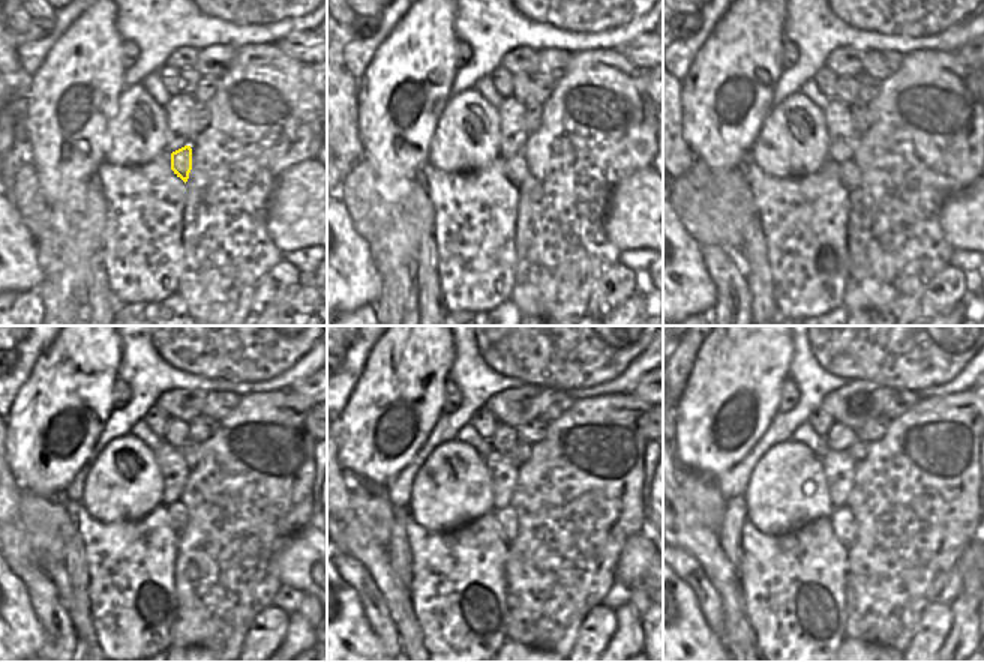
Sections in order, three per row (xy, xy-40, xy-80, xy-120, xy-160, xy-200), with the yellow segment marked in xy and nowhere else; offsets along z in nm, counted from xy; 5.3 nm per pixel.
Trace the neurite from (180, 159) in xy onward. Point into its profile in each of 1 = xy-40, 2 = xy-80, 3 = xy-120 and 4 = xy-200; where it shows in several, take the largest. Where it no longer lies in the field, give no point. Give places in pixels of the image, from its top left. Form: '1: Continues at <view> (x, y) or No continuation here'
1: Continues at xy-40 (516, 168)
2: Continues at xy-80 (849, 173)
3: Continues at xy-120 (177, 512)
4: Continues at xy-200 (843, 524)

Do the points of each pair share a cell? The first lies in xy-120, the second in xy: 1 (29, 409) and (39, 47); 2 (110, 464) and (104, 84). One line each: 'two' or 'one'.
1: two
2: two

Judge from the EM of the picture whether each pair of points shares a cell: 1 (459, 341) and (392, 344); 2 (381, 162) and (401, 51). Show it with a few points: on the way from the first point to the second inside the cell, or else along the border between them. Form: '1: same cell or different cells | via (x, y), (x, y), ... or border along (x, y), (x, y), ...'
1: different cells | border along (453, 341), (455, 358), (449, 376)
2: same cell | via (384, 135), (386, 99), (390, 87), (399, 78)

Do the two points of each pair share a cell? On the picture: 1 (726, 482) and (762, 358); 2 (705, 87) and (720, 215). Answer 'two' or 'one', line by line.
1: two
2: one

